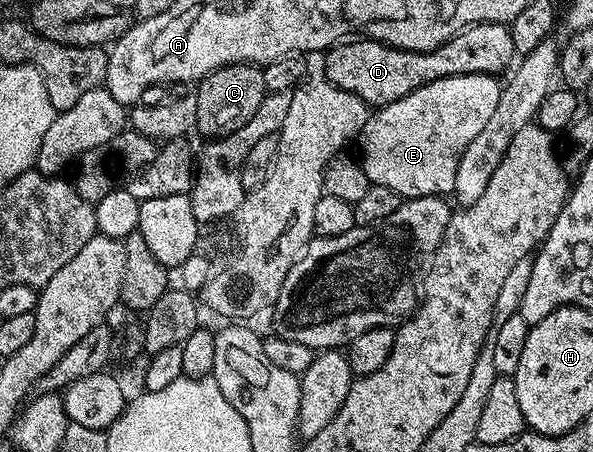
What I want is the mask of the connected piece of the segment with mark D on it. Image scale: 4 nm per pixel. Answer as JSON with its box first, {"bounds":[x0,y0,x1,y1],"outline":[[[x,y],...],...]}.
{"bounds":[323,23,515,106],"outline":[[[499,23],[471,24],[452,36],[446,44],[441,44],[430,52],[409,52],[406,48],[382,44],[380,40],[353,38],[328,49],[323,59],[324,79],[328,83],[355,94],[364,104],[384,106],[399,98],[407,98],[407,94],[439,78],[471,74],[491,76],[501,74],[501,71],[504,73],[514,63],[515,53],[508,27]]]}

